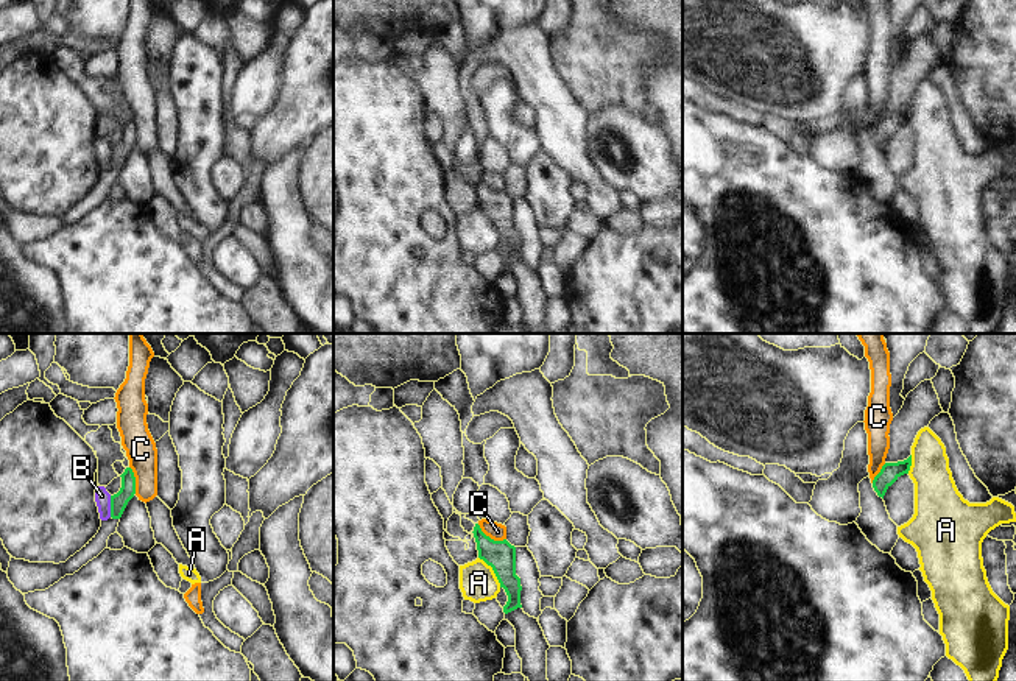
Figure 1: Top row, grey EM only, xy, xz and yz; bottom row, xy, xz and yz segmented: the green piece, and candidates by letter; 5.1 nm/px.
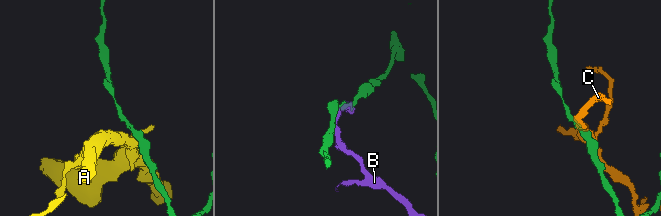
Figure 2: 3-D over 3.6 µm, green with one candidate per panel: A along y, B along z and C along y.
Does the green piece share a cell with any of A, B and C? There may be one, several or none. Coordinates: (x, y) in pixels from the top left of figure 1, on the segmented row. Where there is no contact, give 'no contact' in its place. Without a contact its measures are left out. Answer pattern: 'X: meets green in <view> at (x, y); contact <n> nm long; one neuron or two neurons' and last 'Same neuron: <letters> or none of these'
A: meets green in xz at (493, 569); contact 200 nm long; two neurons
B: meets green in xy at (111, 507); contact 110 nm long; two neurons
C: meets green in xz at (490, 538); contact 170 nm long; two neurons
Same neuron: none of these

